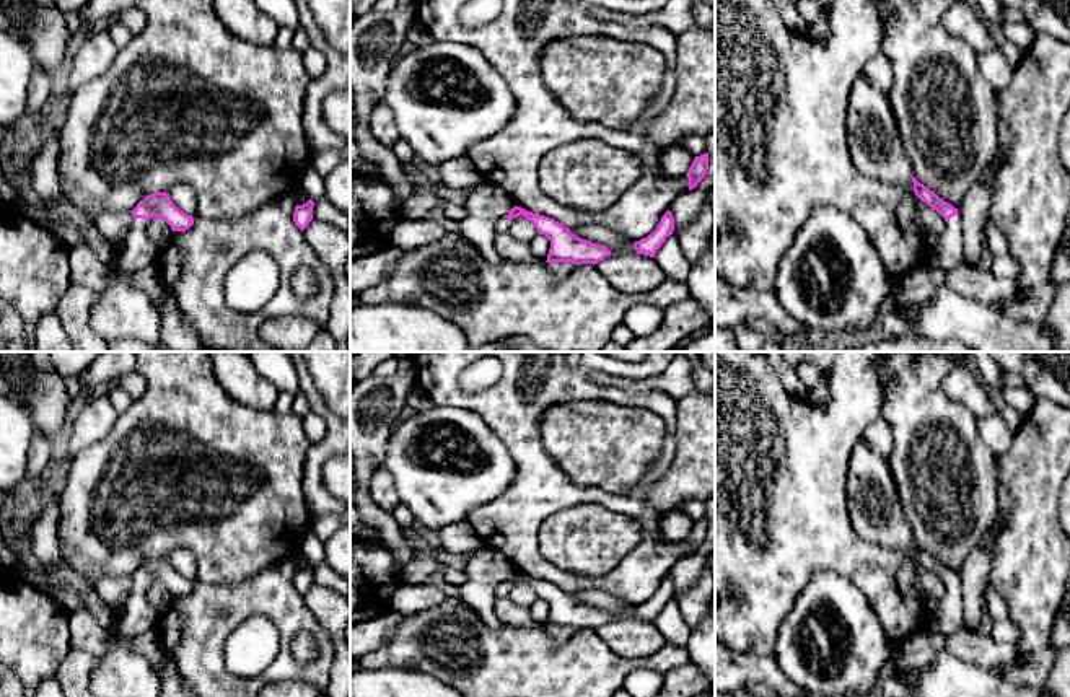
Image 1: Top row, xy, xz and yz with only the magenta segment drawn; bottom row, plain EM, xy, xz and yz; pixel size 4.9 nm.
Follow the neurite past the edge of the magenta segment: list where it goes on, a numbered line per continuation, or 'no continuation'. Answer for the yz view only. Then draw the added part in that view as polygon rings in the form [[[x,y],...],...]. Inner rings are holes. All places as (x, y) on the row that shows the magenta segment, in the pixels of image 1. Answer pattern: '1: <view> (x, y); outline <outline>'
1: yz (948, 251); outline [[[954,215],[946,223],[938,244],[928,251],[928,261],[935,269],[946,274],[963,259],[963,246],[961,218]]]

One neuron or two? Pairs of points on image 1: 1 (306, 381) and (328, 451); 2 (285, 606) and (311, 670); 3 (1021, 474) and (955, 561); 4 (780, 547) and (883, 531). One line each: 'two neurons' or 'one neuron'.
1: one neuron
2: one neuron
3: two neurons
4: two neurons

